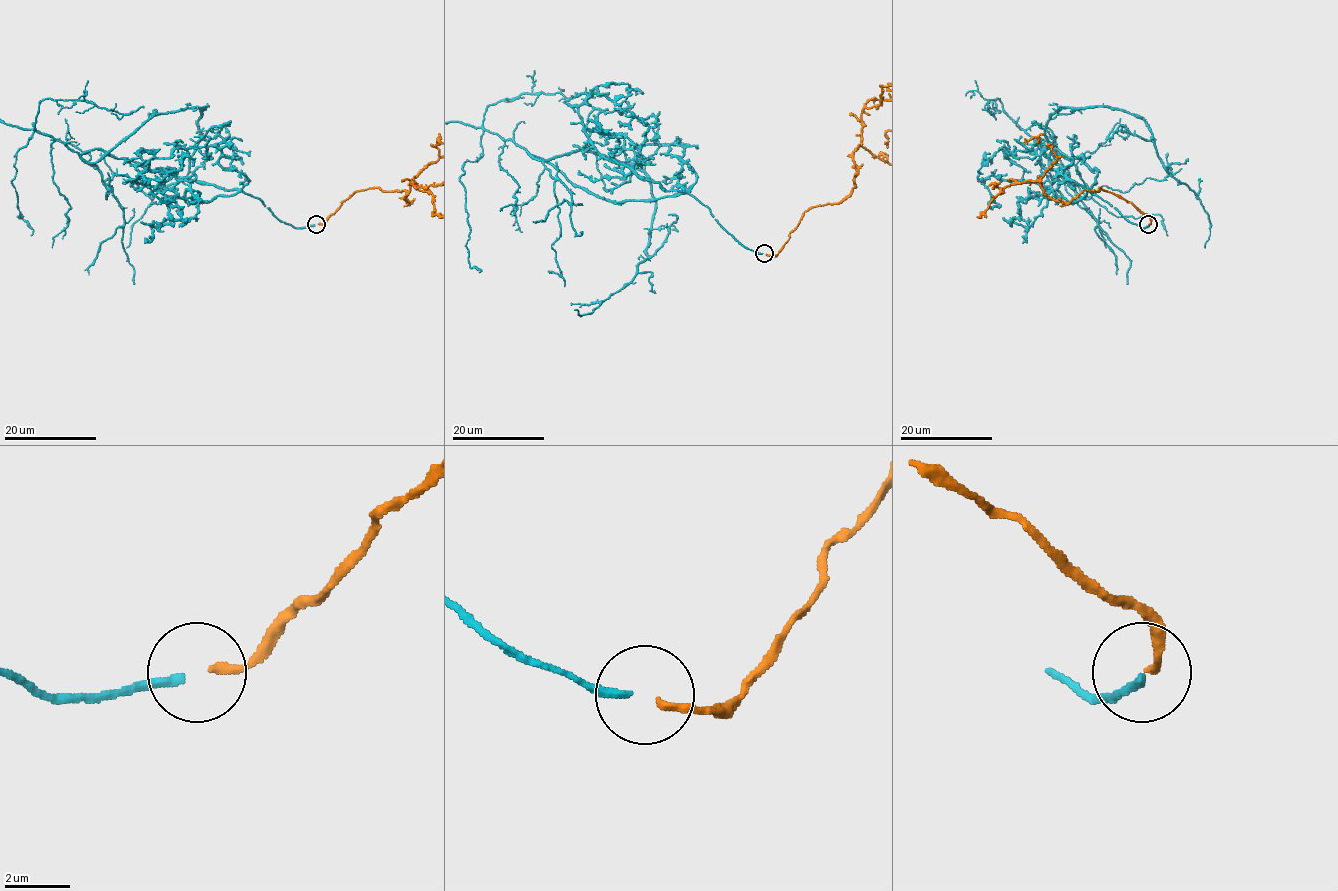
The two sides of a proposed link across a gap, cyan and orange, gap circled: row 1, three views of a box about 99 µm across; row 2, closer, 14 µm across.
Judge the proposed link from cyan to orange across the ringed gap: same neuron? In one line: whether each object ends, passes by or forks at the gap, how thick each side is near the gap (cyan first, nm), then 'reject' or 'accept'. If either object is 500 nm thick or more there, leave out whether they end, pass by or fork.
cyan ends; orange ends; calibres 240 and 240 nm; accept

